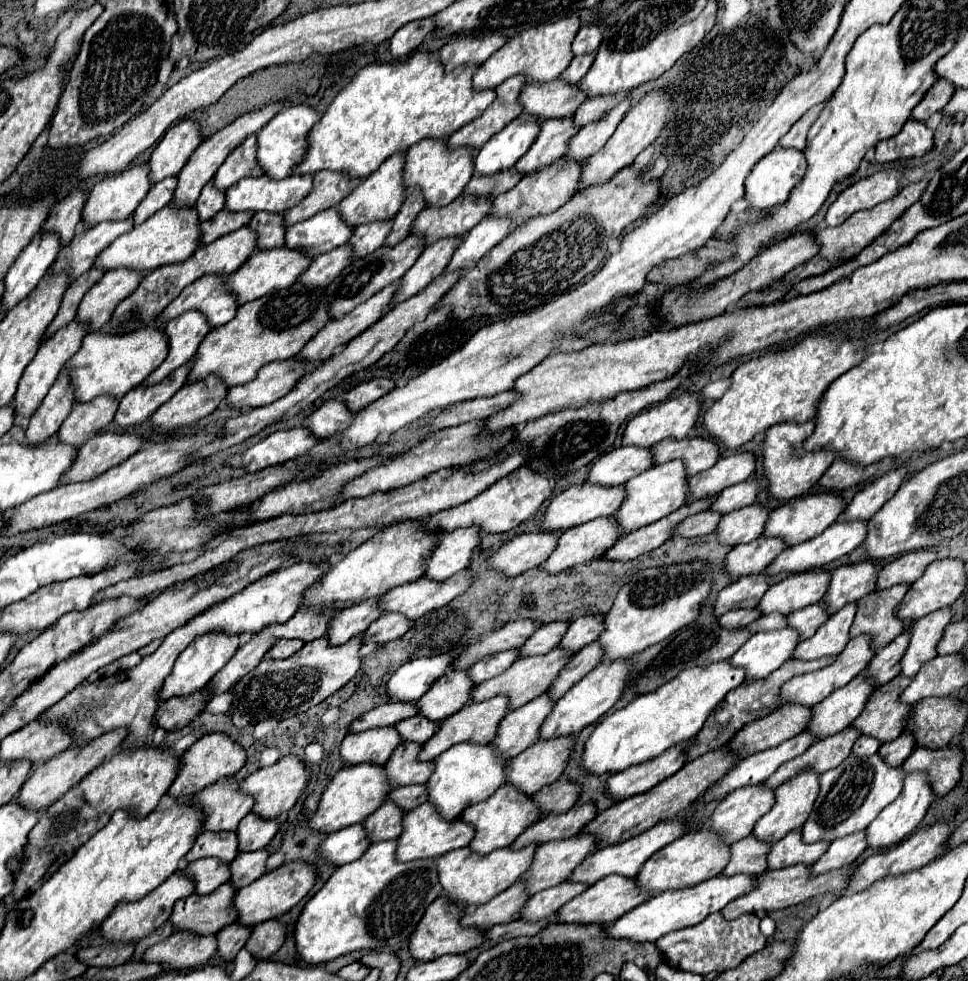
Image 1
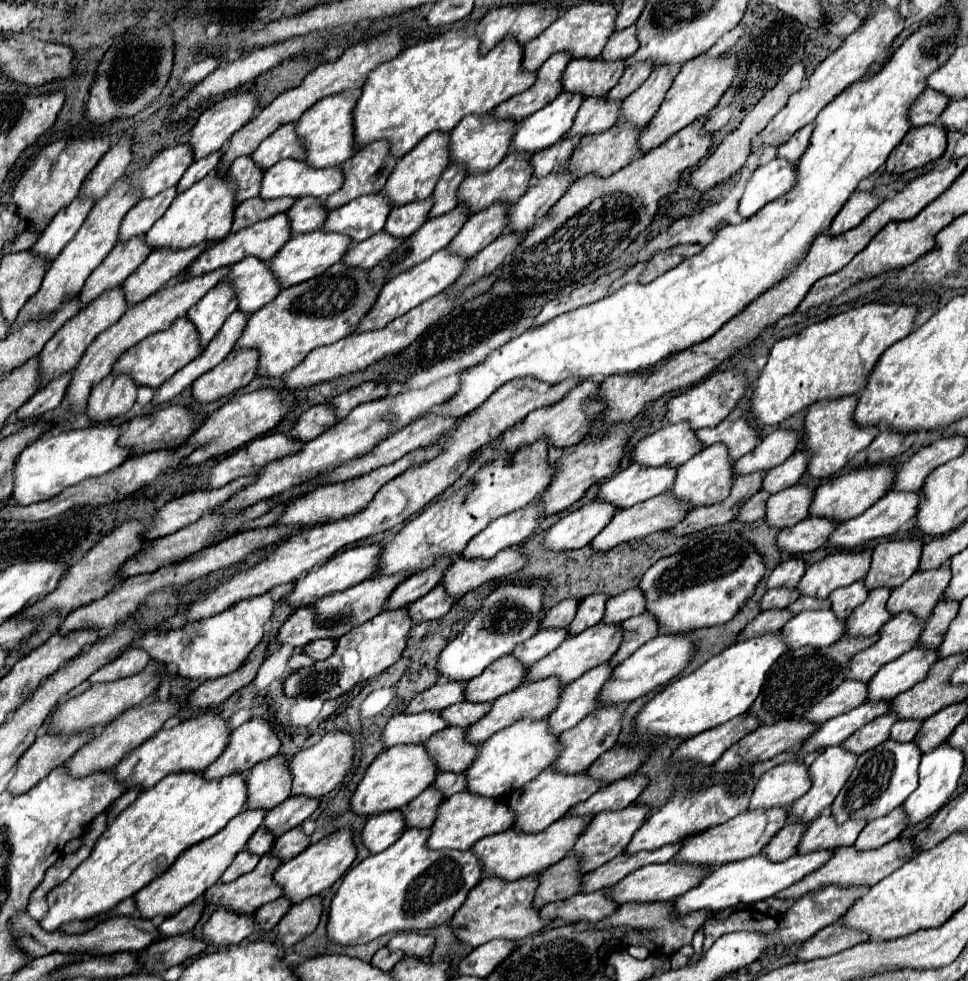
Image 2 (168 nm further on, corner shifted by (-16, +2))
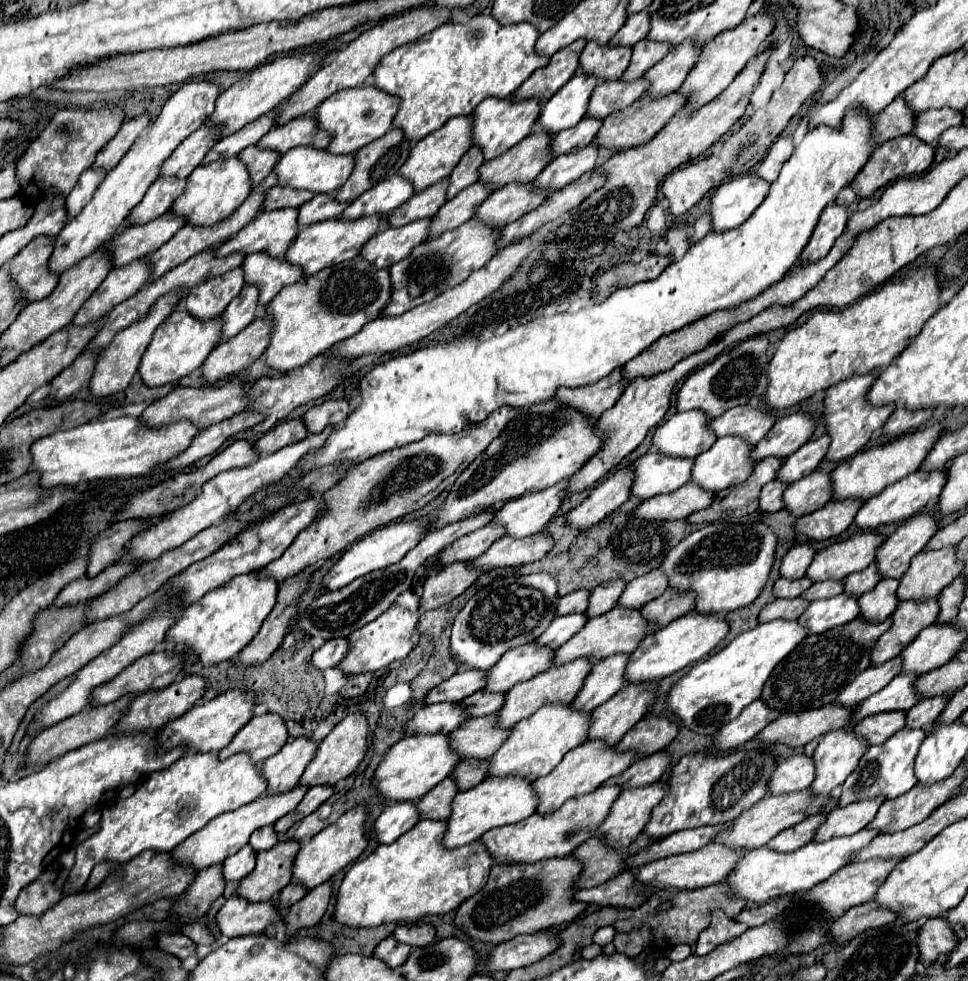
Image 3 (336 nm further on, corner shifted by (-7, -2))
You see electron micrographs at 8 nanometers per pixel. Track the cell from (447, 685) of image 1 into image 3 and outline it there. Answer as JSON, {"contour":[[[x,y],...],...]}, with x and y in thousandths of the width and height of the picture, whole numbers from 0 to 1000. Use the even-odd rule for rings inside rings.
{"contour":[[[542,655],[532,660],[520,668],[520,672],[505,682],[505,696],[503,704],[518,704],[524,706],[532,696],[544,694],[551,688],[565,684],[571,678],[573,664],[565,657]]]}

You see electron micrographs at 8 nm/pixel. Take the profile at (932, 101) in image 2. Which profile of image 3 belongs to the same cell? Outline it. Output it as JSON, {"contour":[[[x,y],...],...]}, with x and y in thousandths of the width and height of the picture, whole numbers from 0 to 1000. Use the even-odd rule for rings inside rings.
{"contour":[[[933,99],[925,101],[925,105],[918,105],[918,109],[912,111],[904,119],[904,129],[902,129],[902,142],[906,148],[941,136],[941,111],[933,105]]]}

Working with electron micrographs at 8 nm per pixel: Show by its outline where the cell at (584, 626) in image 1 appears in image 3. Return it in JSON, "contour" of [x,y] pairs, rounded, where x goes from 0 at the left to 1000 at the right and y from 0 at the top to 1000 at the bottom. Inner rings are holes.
{"contour":[[[675,580],[673,584],[664,586],[660,590],[654,590],[648,596],[648,600],[644,602],[637,617],[660,621],[660,619],[664,619],[664,615],[679,611],[689,600],[689,596],[691,596],[691,592],[689,592],[689,586],[685,584],[685,580]]]}

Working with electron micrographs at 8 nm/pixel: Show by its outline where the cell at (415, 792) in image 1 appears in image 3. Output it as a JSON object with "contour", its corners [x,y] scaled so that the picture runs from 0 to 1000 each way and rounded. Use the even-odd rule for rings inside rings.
{"contour":[[[478,774],[470,786],[468,786],[468,794],[472,796],[476,806],[489,804],[491,800],[495,800],[505,786],[505,774]]]}

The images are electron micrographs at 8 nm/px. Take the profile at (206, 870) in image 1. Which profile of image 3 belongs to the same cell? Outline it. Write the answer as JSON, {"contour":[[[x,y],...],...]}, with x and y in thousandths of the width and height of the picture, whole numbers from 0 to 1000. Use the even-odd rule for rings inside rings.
{"contour":[[[253,861],[243,872],[235,874],[230,880],[232,898],[247,898],[247,896],[255,894],[263,886],[263,874],[265,874],[265,870],[259,865],[259,861]]]}

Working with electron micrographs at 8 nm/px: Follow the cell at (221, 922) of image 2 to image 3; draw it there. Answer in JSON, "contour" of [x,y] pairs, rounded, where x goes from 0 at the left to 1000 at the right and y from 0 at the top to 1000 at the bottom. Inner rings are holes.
{"contour":[[[241,912],[224,931],[224,943],[232,955],[249,955],[272,951],[276,943],[288,937],[288,927],[282,918],[259,920]]]}

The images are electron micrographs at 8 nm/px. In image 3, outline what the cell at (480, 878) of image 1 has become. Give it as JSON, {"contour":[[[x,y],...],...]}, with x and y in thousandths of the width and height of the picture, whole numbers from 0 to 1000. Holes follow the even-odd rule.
{"contour":[[[639,800],[617,802],[615,806],[611,806],[606,810],[586,814],[586,819],[582,819],[582,823],[577,823],[577,827],[571,827],[571,829],[565,829],[565,831],[551,829],[549,833],[544,833],[536,839],[505,845],[497,853],[497,857],[503,861],[503,865],[505,865],[505,870],[509,872],[511,878],[524,876],[524,880],[530,880],[530,878],[555,880],[557,876],[590,872],[600,859],[604,859],[606,855],[617,851],[619,841],[629,831],[629,825],[631,825],[633,817],[639,812],[639,808],[642,808]]]}

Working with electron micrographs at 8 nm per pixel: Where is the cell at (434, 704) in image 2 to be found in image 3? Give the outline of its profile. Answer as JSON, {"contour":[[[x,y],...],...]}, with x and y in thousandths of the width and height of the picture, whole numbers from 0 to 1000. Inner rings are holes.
{"contour":[[[476,682],[472,684],[464,694],[458,694],[451,698],[443,708],[441,717],[454,717],[454,715],[478,715],[480,710],[489,708],[491,704],[499,702],[503,698],[503,684],[491,684],[491,682]]]}

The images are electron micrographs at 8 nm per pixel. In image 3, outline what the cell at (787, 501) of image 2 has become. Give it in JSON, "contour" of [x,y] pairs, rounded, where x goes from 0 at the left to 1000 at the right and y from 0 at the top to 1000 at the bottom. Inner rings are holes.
{"contour":[[[840,480],[838,486],[830,486],[815,494],[811,501],[811,517],[821,525],[834,525],[858,511],[858,484]]]}

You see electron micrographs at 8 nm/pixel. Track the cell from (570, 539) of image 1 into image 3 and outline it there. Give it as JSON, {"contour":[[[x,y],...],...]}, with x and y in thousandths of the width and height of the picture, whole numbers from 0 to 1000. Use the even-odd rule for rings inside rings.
{"contour":[[[710,492],[699,501],[664,511],[654,525],[664,529],[710,529],[714,523],[732,517],[737,509],[737,501],[724,498],[720,492]]]}

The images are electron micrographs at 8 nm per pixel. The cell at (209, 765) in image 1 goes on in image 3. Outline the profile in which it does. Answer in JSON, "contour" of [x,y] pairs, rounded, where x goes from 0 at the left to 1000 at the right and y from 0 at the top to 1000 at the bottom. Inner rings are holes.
{"contour":[[[286,727],[261,731],[241,755],[226,766],[226,774],[235,774],[247,766],[255,766],[263,778],[284,770],[296,757],[296,739]]]}

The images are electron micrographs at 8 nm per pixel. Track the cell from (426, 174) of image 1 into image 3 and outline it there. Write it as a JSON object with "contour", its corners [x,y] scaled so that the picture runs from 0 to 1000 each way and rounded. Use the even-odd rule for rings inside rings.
{"contour":[[[507,99],[507,101],[501,101],[499,105],[495,105],[495,109],[489,113],[489,117],[491,117],[489,146],[499,152],[501,164],[515,160],[518,156],[522,156],[524,152],[534,148],[538,142],[542,142],[555,123],[559,109],[561,109],[561,105],[557,101],[532,103],[530,99],[522,99],[522,101]]]}

